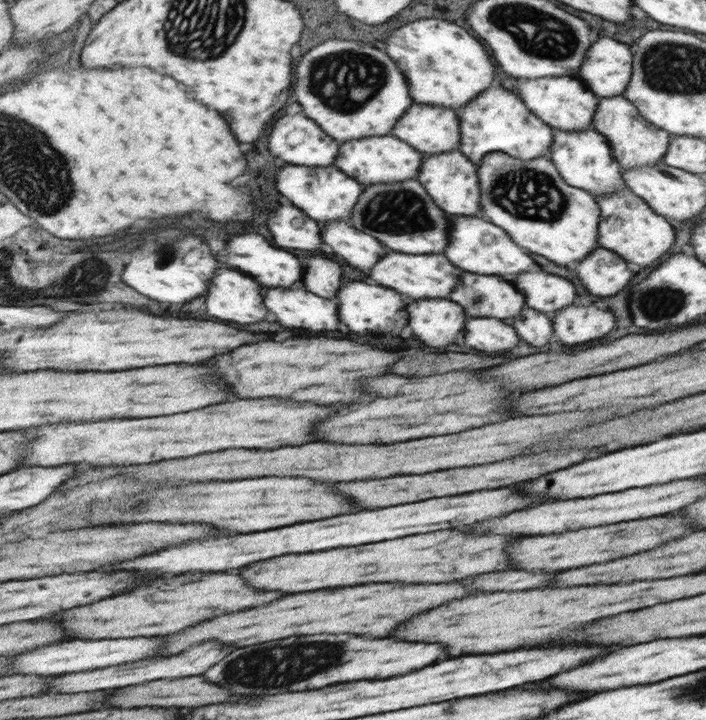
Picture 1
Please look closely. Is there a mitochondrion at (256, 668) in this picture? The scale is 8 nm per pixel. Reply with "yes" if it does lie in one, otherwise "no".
yes

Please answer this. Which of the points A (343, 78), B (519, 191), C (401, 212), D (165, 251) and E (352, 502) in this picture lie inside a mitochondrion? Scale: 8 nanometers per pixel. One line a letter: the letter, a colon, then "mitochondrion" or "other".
A: mitochondrion
B: mitochondrion
C: mitochondrion
D: mitochondrion
E: other

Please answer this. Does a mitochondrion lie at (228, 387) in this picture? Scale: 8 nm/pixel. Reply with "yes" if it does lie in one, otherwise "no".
no

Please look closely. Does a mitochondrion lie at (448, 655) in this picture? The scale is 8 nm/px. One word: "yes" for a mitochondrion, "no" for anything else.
no

